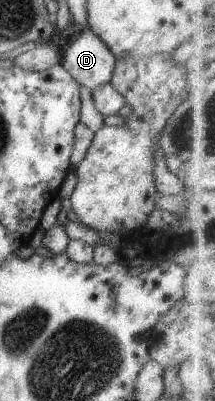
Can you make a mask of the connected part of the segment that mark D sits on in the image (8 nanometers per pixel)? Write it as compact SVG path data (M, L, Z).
M89 29L73 38L64 47L61 57L63 69L77 85L83 85L89 91L111 79L115 59Z

